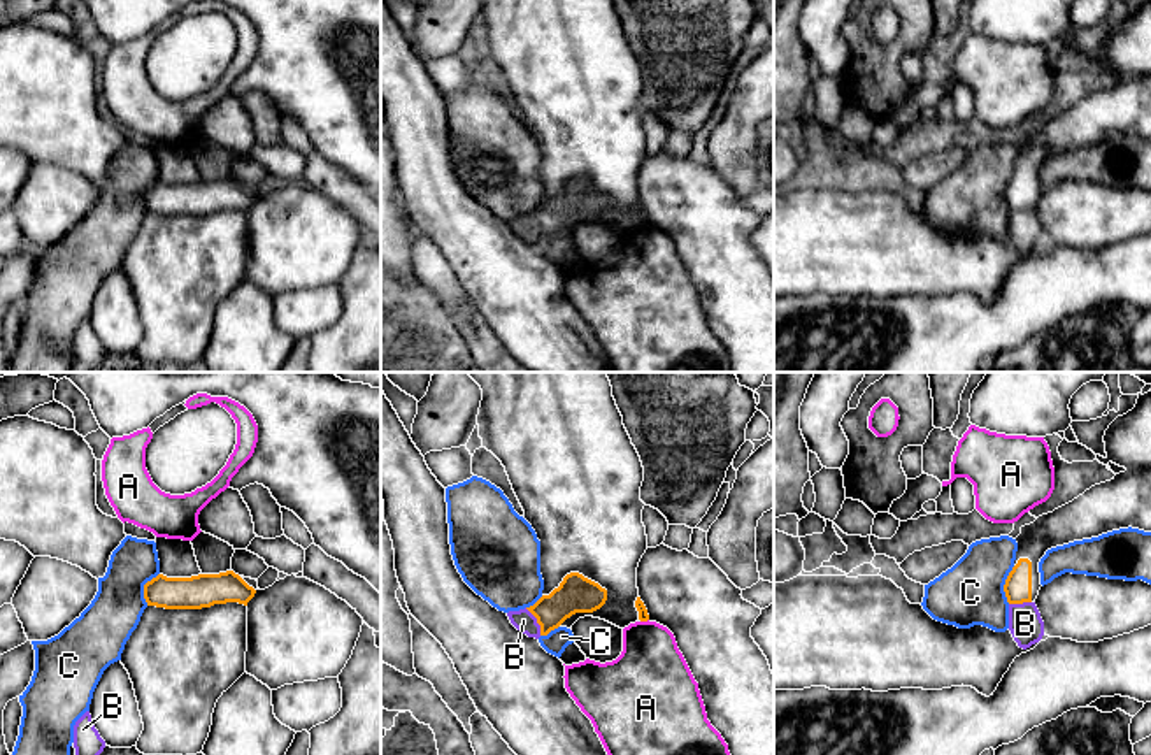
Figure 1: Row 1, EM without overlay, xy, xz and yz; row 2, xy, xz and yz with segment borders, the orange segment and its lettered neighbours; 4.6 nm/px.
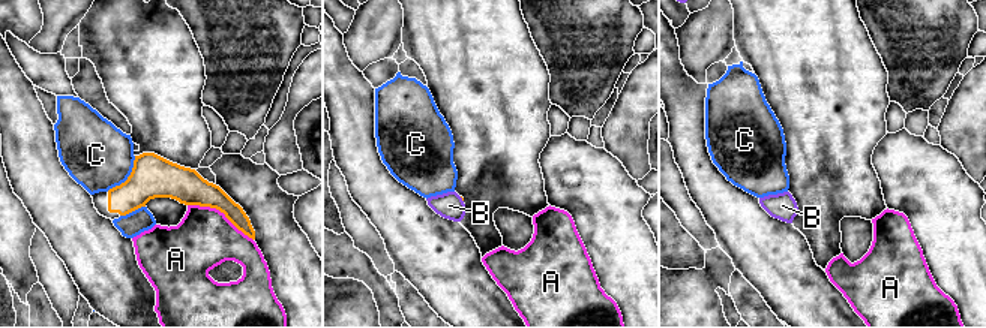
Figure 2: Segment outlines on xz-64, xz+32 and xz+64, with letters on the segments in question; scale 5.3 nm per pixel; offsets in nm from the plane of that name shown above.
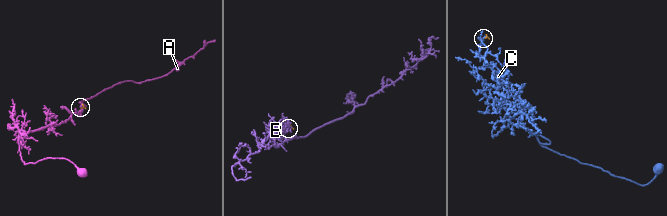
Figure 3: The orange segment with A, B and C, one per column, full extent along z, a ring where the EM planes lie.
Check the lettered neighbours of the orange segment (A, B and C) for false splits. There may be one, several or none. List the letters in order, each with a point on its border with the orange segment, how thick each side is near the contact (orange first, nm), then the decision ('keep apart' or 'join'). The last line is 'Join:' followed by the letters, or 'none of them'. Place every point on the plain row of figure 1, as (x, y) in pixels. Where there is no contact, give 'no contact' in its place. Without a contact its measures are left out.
A: xz (644, 227) | 50/340 nm | keep apart
B: xz (537, 229) | 180/100 nm | keep apart
C: yz (1004, 192) | 130/300 nm | keep apart
Join: none of them

